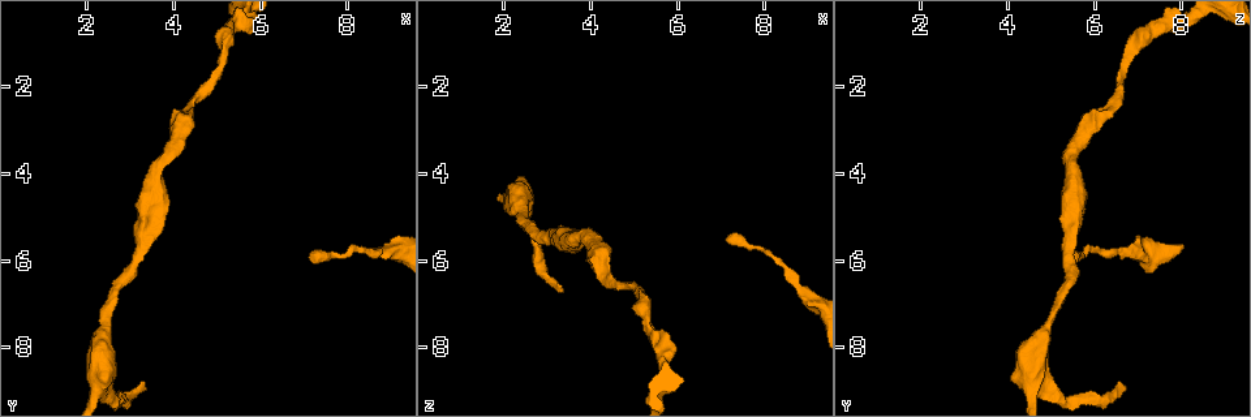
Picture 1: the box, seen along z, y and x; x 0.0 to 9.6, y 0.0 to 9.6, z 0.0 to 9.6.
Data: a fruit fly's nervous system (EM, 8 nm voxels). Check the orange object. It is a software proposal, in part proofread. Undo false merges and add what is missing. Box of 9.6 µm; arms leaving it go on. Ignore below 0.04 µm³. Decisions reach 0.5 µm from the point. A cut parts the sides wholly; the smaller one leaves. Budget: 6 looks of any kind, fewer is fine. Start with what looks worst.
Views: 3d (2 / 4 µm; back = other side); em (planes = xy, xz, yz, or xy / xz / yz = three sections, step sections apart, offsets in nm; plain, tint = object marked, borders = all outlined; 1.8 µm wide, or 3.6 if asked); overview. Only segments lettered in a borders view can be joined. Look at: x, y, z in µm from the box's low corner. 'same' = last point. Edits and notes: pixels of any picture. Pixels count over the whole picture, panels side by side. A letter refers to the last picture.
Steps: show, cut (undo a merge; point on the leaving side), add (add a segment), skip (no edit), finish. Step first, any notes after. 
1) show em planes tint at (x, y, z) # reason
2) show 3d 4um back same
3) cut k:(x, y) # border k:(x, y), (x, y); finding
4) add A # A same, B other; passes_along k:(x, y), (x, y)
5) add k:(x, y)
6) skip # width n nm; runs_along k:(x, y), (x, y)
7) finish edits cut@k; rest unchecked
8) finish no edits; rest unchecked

show em planes borders at (3.45, 8.90, 6.75) # long arm stops here

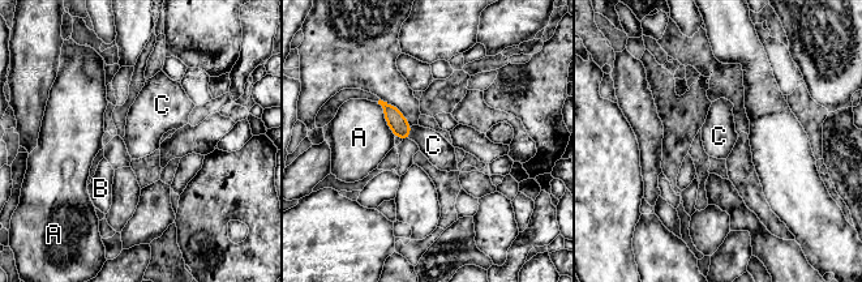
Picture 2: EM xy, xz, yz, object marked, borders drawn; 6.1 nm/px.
add C # A other, B other, C same; passes_along 2:(394, 118), (410, 131), (433, 145); the neuron continues

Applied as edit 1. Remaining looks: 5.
show em yz step 4 borders at (7.10, 6.00, 5.50) # thin end

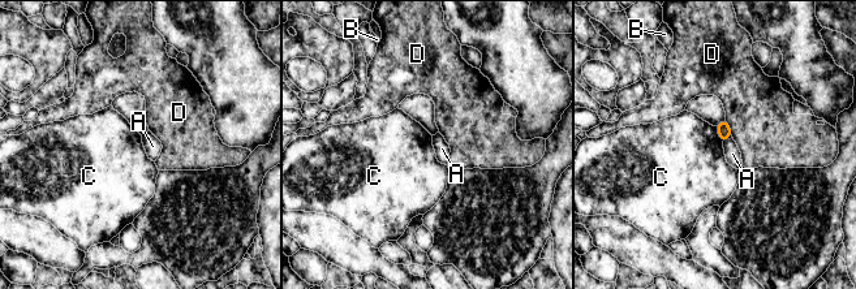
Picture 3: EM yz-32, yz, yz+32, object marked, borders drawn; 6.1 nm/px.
show em planes borders same # cut it another way

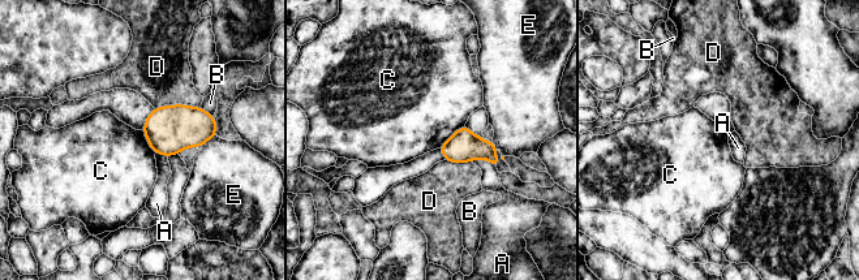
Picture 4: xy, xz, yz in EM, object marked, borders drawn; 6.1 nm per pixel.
skip # A other, B other, C other, D other, E other; border 4:(464, 124), (438, 147); no lettered segment goes on from it

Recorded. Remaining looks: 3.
show 3d 4um at (8.75, 5.80, 6.55) # sudden change in width

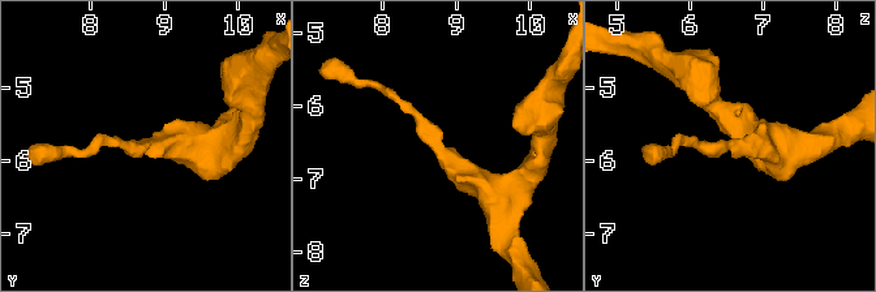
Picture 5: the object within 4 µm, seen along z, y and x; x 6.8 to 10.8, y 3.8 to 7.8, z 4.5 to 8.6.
show em xz step 8 tint at (8.70, 5.75, 6.55)

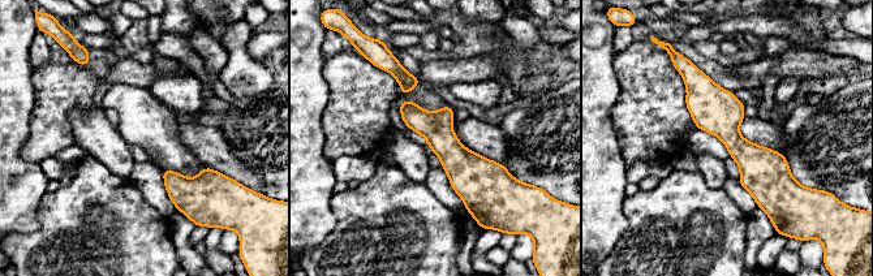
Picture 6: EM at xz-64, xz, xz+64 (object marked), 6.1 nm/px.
show em xz step 8 borders same

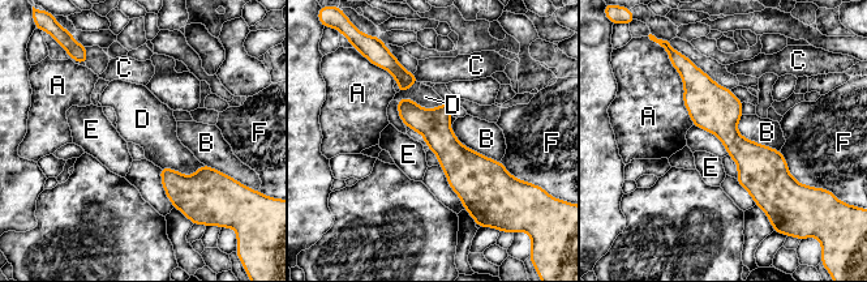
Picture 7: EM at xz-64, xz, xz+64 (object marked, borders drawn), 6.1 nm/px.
skip # A other, B other, C other, D other, E other, F other; runs_along 7:(686, 69), (726, 132), (786, 183); all the same neuron

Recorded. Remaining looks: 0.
finish edits add@2; rest unchecked

